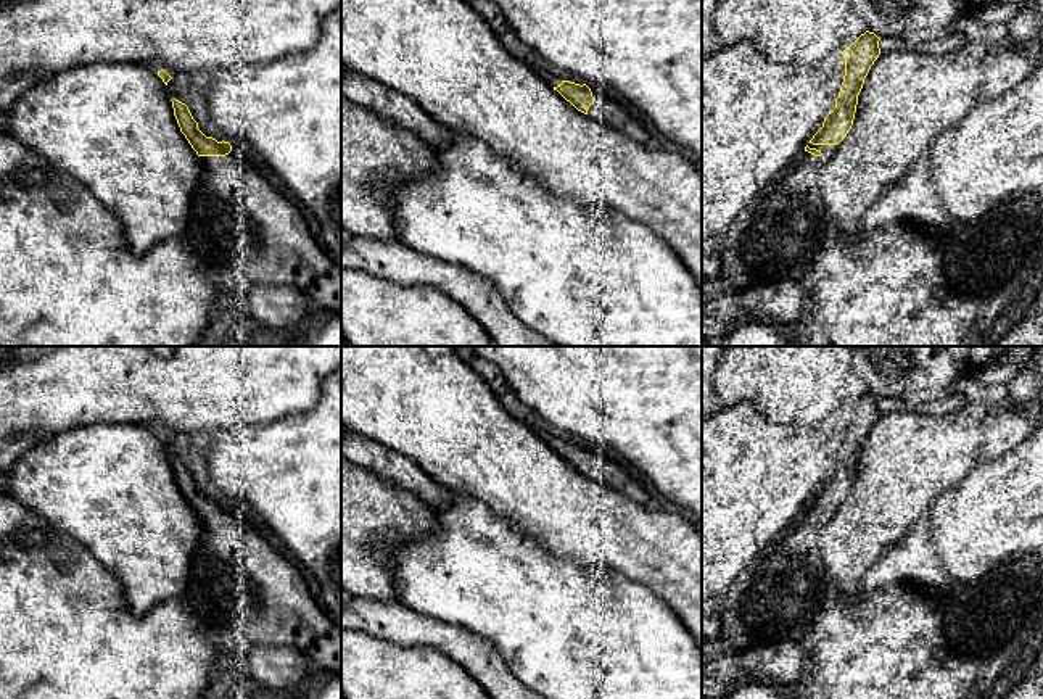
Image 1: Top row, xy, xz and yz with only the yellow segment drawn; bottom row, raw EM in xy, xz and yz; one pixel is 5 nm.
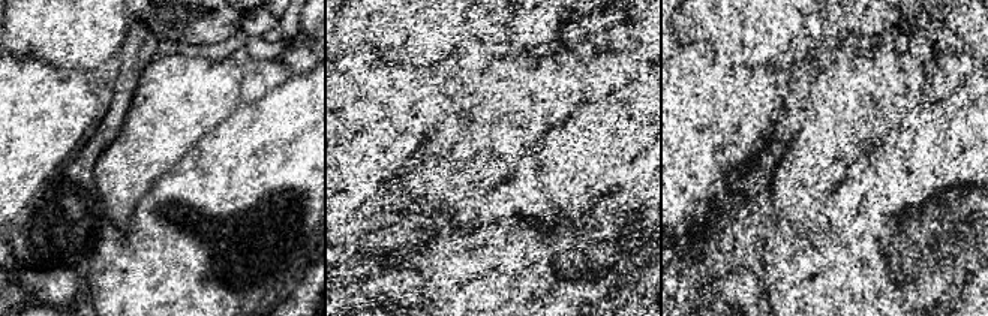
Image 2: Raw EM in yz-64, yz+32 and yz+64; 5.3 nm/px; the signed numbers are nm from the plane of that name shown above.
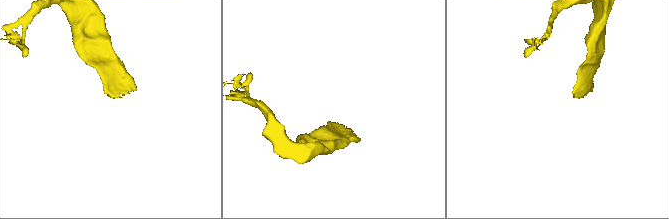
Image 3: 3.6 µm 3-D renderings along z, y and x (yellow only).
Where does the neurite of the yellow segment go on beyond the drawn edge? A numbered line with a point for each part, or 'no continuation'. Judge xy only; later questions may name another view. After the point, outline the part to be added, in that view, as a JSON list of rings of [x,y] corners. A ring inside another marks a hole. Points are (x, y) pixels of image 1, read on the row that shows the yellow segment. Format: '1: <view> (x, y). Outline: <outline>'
1: xy (242, 226). Outline: [[[232,145],[225,156],[200,156],[203,174],[193,193],[192,216],[187,240],[200,259],[211,269],[224,274],[238,287],[288,285],[306,293],[315,309],[341,314],[341,266],[317,242],[299,208],[248,158],[240,156]]]

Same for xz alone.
1: xz (618, 116). Outline: [[[591,89],[591,92],[594,97],[594,103],[589,106],[587,116],[605,122],[612,129],[620,130],[629,139],[645,145],[645,142],[650,139],[650,134],[641,124],[631,108],[594,89]]]

